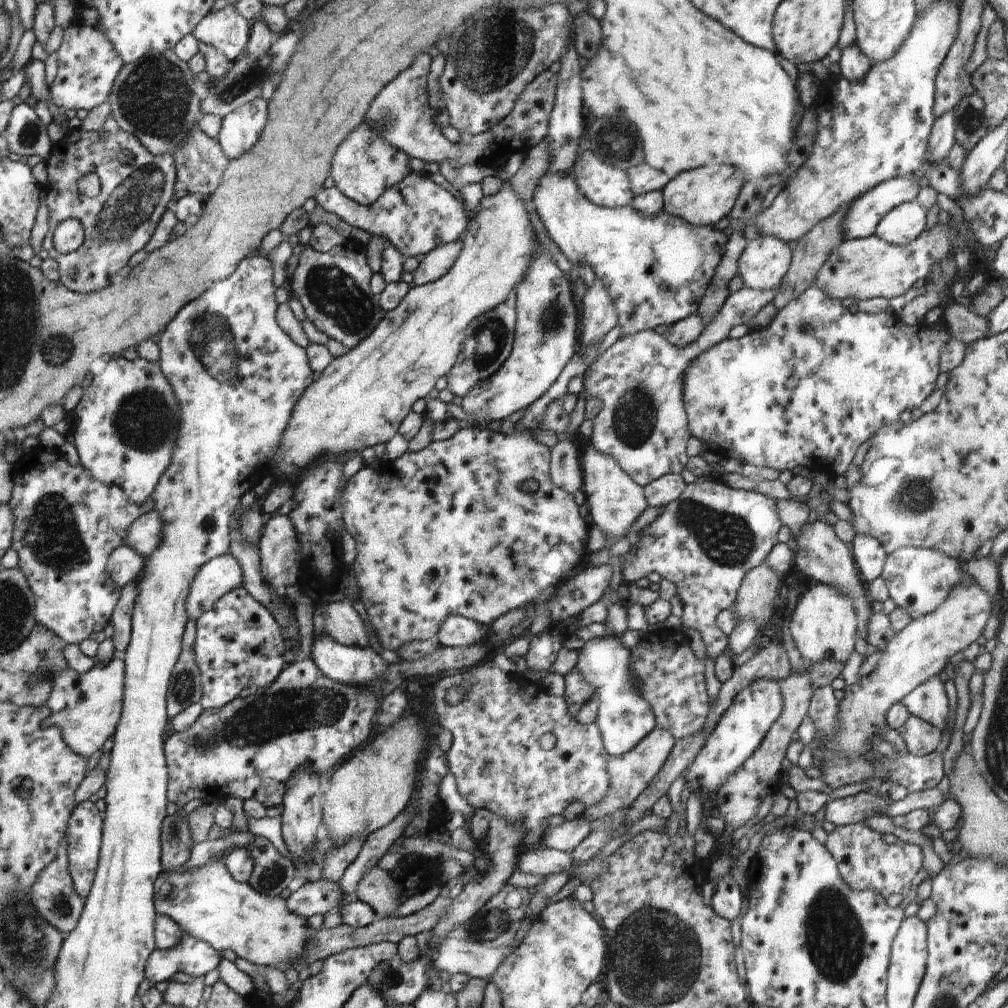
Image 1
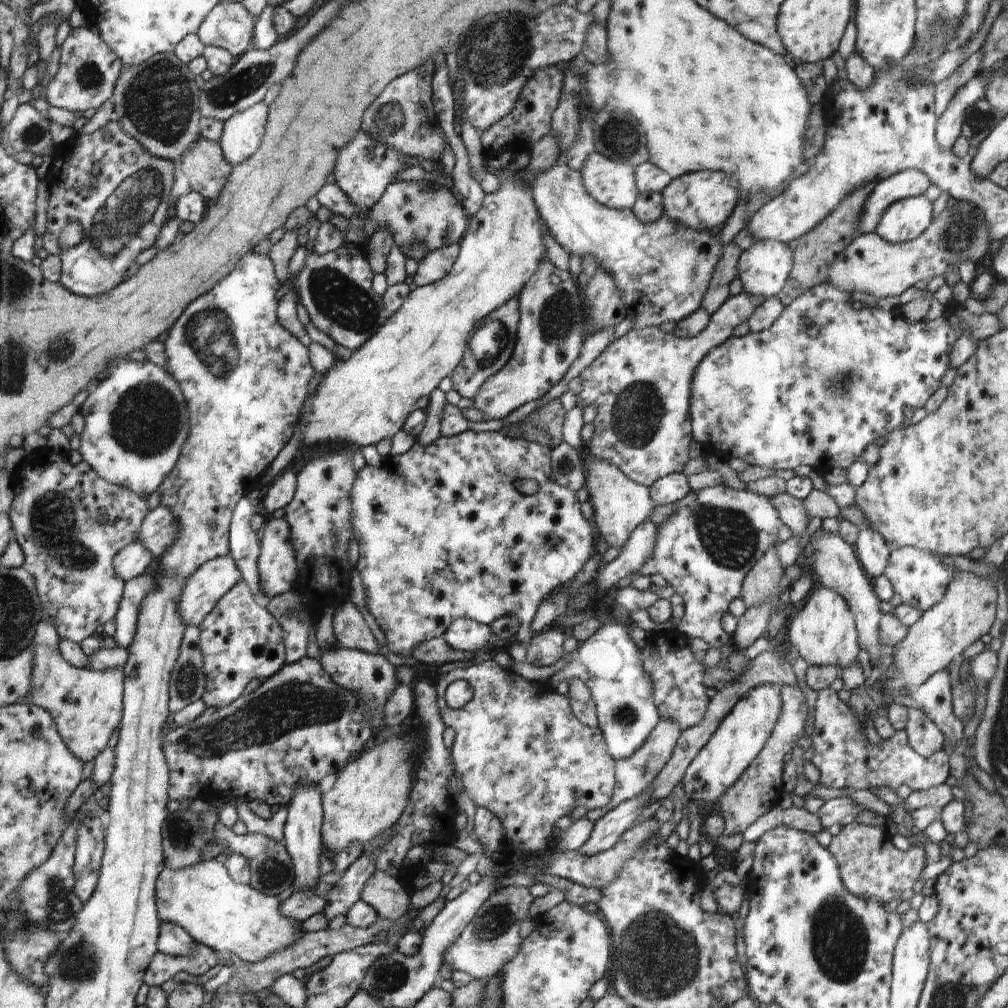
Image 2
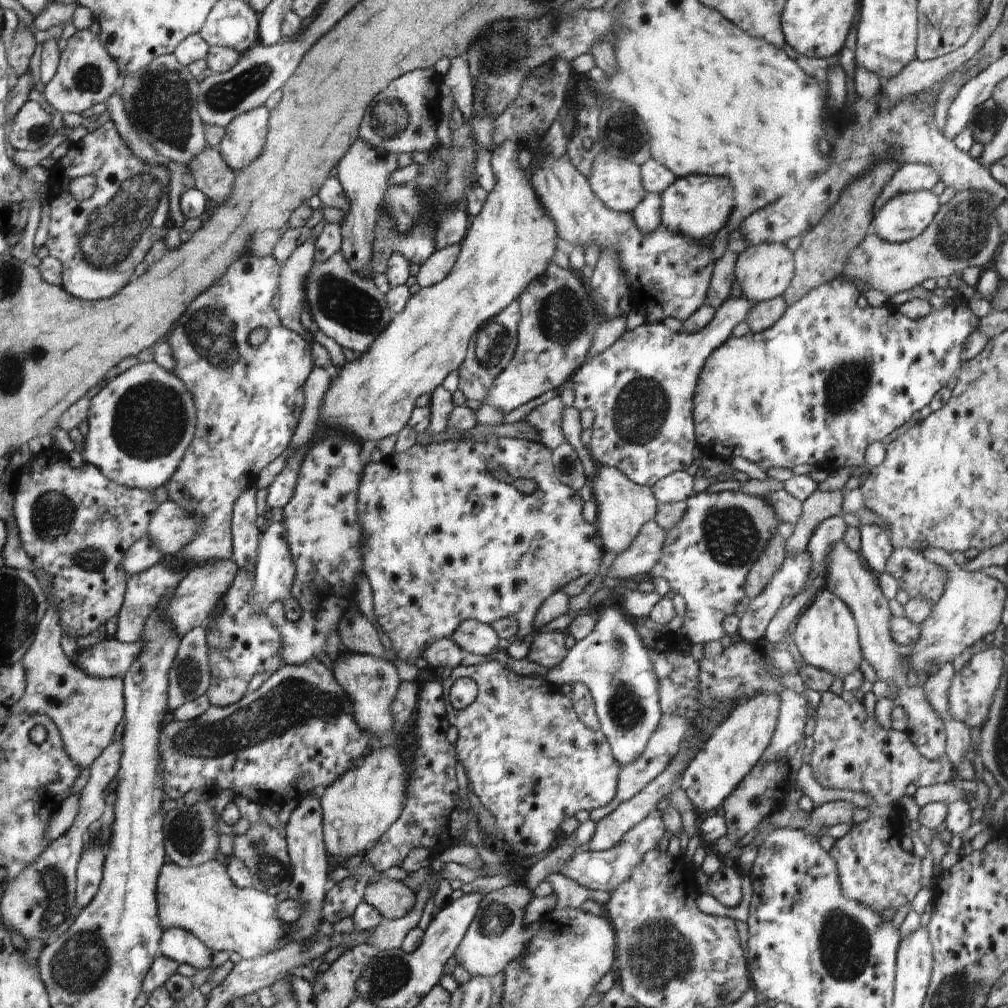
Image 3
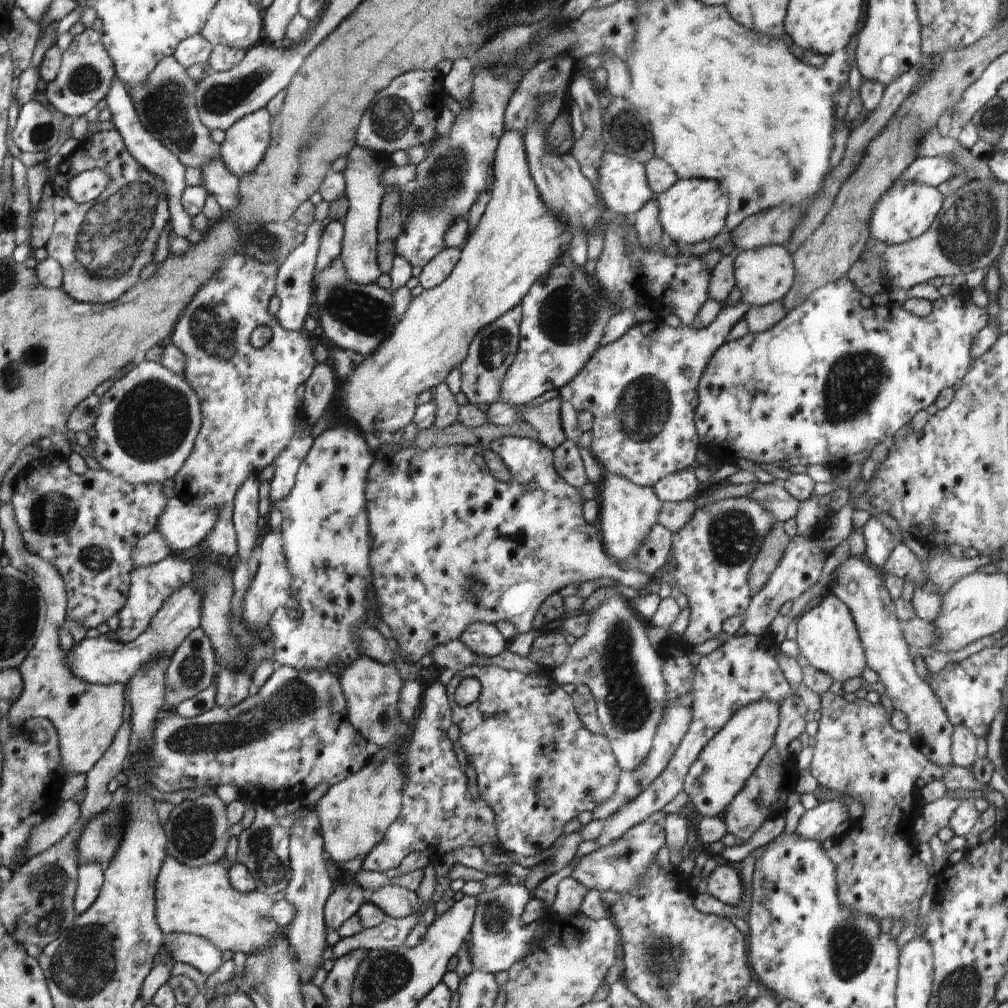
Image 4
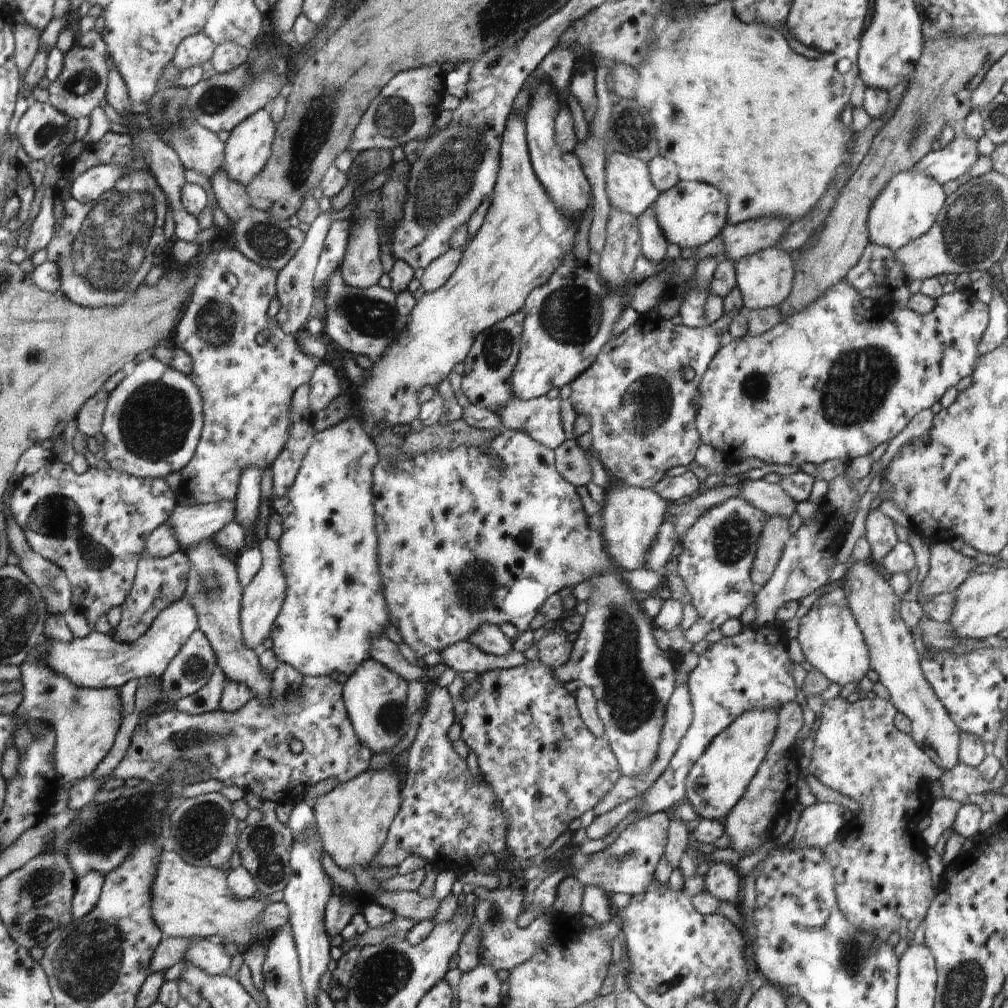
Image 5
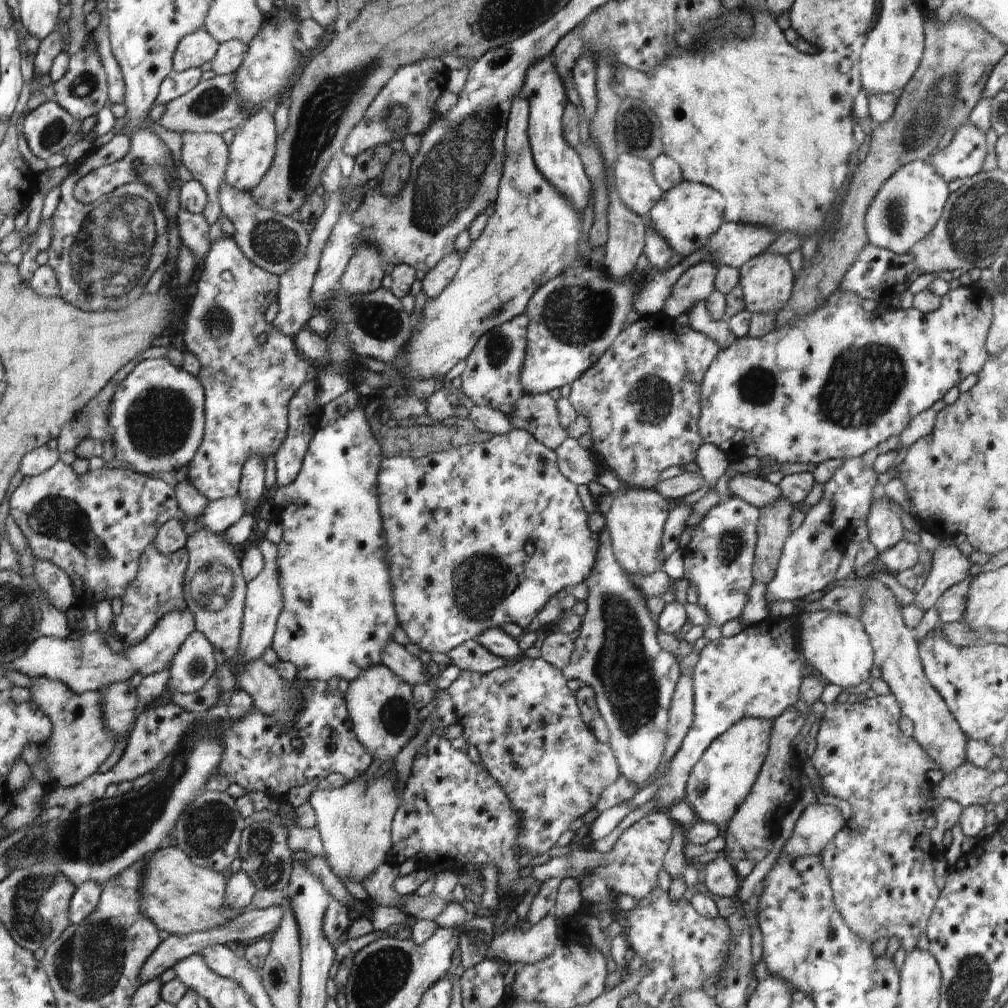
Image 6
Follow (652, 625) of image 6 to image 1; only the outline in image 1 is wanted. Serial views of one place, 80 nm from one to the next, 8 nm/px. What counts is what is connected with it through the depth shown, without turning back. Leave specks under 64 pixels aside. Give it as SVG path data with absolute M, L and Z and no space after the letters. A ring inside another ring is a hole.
M611 634L589 640L579 650L577 666L584 678L595 688L599 709L595 718L602 742L609 755L620 756L633 749L656 727L651 704L639 693L630 670L630 650L620 642L620 636Z

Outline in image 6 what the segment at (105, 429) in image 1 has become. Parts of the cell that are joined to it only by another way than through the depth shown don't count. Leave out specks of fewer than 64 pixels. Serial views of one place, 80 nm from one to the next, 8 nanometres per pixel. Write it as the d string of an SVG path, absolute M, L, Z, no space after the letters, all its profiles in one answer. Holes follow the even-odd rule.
M166 357L157 359L146 359L142 360L139 364L136 363L134 369L130 374L128 374L124 381L118 384L116 392L112 396L109 405L109 415L107 416L107 431L111 436L113 443L113 449L115 450L113 460L118 460L118 462L126 462L132 466L131 470L137 473L142 473L145 475L156 474L156 472L162 472L165 468L168 470L178 471L182 466L186 466L194 458L200 443L203 442L204 434L204 391L198 379L186 372L182 368L176 368L172 366Z

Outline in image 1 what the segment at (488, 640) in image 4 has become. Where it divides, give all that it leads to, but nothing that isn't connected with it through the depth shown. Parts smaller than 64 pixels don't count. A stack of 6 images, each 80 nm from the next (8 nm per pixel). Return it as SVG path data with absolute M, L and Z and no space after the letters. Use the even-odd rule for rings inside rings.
M450 615L435 635L442 647L465 647L472 643L482 642L488 638L491 631L490 626L460 615Z

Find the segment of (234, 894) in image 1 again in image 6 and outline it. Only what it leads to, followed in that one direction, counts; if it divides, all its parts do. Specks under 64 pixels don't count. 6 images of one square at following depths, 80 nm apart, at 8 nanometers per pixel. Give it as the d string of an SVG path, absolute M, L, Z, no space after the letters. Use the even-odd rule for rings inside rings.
M178 847L161 848L149 855L143 874L139 903L159 930L186 936L223 927L240 915L227 906L227 881L224 875L192 862Z

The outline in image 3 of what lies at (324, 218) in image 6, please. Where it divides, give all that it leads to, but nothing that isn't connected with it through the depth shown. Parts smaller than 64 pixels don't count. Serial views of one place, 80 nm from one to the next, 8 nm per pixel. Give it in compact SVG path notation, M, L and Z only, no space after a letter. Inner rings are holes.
M307 232L307 240L288 257L283 264L280 275L279 304L276 307L284 327L300 336L306 334L306 330L300 323L300 314L306 308L305 282L306 275L311 271L313 258L316 254L315 240L311 238L311 232Z

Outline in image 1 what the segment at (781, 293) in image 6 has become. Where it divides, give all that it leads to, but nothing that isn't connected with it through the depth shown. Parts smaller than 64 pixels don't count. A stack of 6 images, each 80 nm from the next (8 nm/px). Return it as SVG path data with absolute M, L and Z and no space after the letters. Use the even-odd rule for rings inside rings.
M759 234L756 239L747 242L740 255L738 275L744 287L770 290L781 283L788 272L791 258L792 251L787 242Z

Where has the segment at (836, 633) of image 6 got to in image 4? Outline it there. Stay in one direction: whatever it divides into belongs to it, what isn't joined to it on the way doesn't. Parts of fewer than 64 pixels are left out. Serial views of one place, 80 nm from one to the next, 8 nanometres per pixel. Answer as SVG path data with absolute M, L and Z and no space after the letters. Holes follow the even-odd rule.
M831 592L801 614L795 640L800 649L799 654L806 658L807 664L829 674L834 681L846 682L862 674L867 666L865 652L852 613Z

